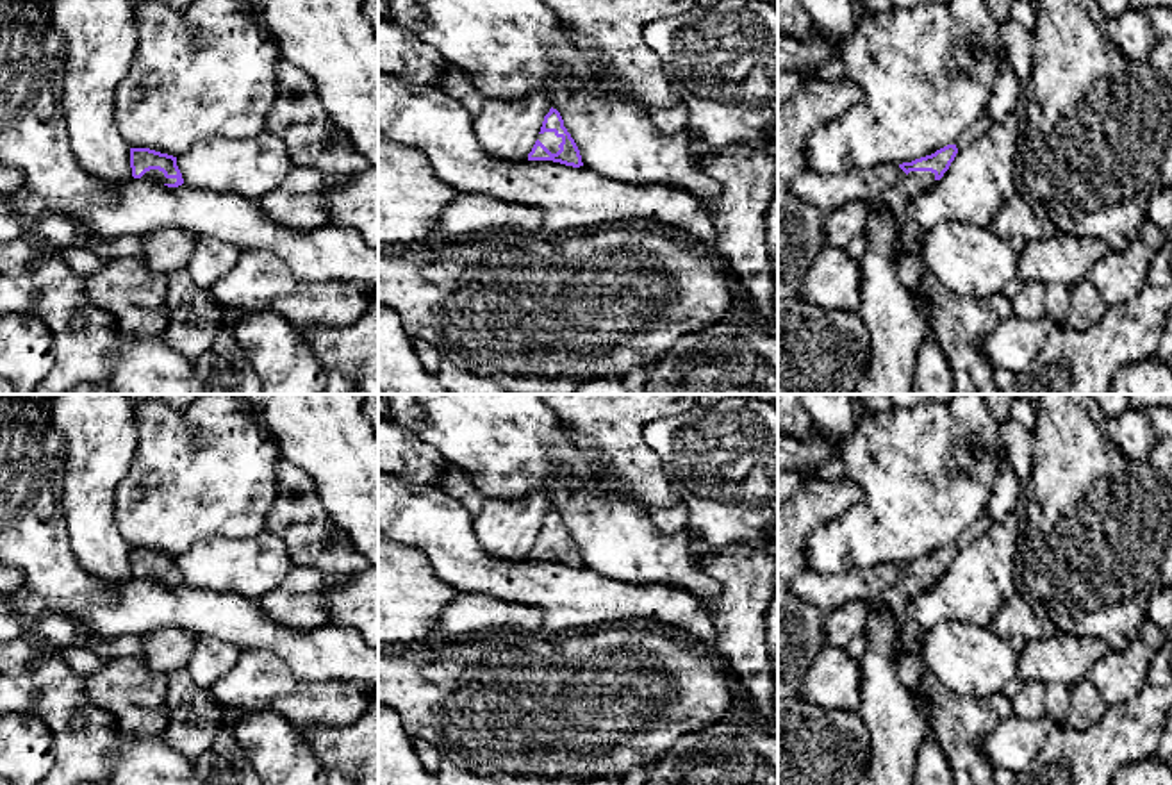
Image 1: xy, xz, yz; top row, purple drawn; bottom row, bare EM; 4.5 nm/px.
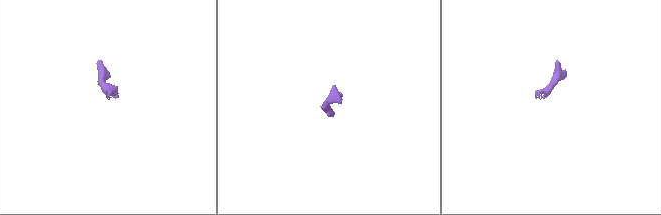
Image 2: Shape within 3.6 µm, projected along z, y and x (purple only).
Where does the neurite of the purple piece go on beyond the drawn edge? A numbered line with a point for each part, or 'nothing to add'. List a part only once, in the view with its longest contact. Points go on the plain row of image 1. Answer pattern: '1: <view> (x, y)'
1: xz (548, 539)

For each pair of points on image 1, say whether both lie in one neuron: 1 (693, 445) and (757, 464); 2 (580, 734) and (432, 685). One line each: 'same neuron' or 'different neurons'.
1: same neuron
2: same neuron

